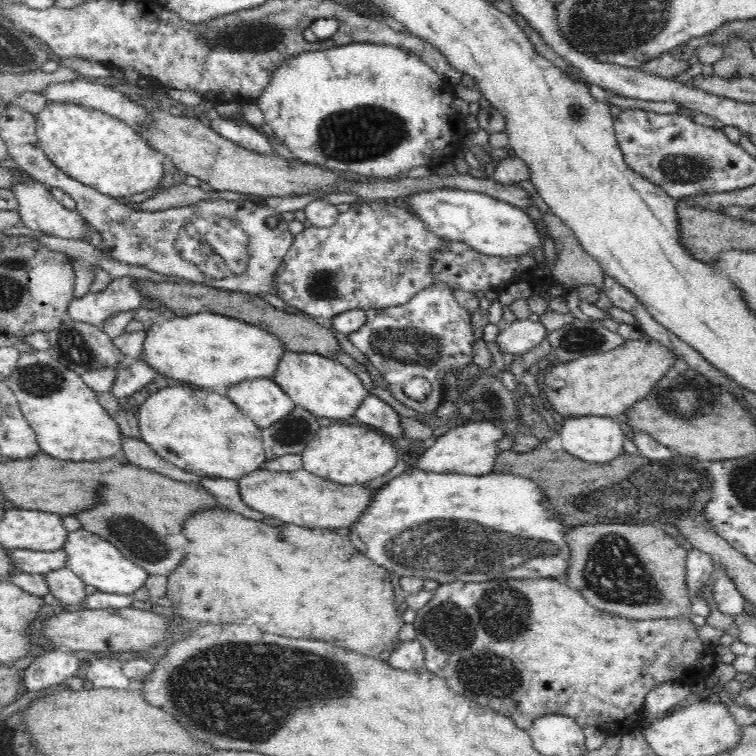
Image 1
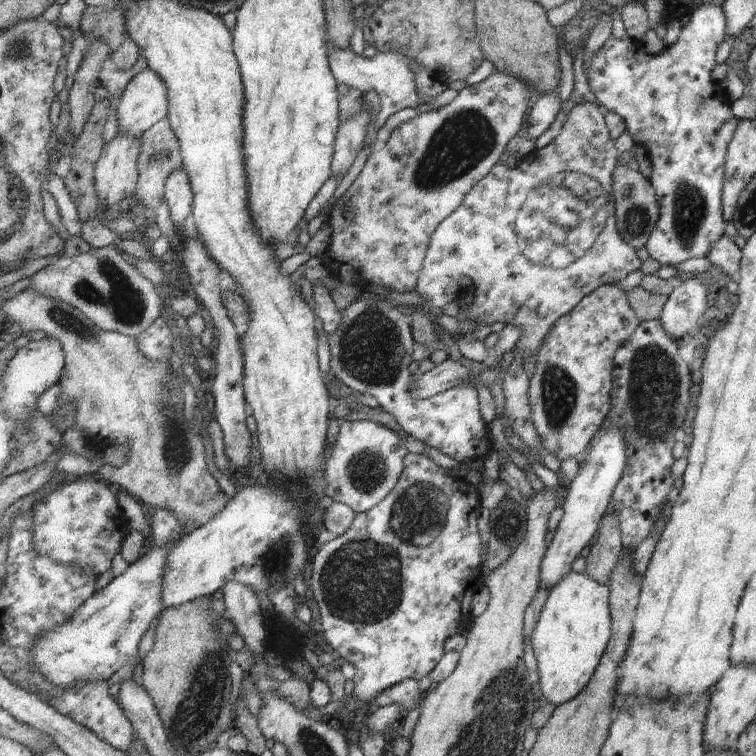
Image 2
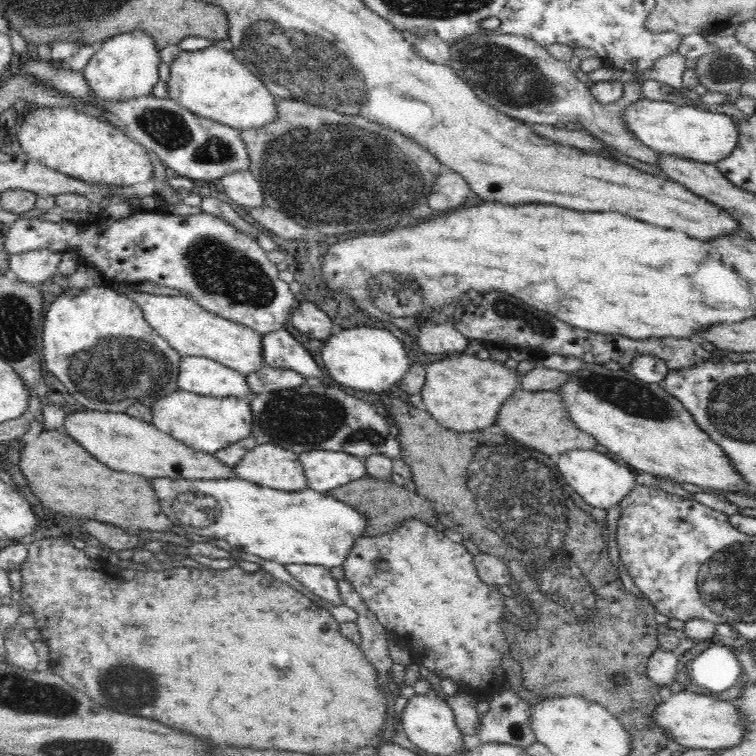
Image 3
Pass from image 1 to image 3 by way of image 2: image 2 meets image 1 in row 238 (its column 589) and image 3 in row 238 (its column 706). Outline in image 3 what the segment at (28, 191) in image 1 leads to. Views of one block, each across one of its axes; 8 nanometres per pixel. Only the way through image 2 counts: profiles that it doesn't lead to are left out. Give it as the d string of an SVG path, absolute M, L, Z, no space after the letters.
M134 211L128 218L112 220L102 216L90 224L74 223L68 218L58 223L44 220L42 217L18 218L10 223L10 228L4 236L6 249L12 254L44 248L62 253L73 250L80 259L88 260L97 268L107 284L133 285L137 282L156 282L160 286L184 290L204 310L248 327L262 336L286 328L286 321L297 305L288 284L278 278L277 264L266 257L266 251L260 248L257 240L248 234L237 232L224 219L208 213L178 216L170 212Z

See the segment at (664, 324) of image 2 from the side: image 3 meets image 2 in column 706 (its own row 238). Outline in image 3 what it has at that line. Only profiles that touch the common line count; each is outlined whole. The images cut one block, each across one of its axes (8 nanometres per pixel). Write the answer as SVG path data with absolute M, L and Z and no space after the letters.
M244 206L244 210L254 218L255 222L264 226L264 229L270 234L276 234L281 238L290 240L302 239L307 236L307 234L304 234L306 228L302 228L294 220L282 216L282 212L276 212L272 208L268 208L268 206L262 206L262 208Z

